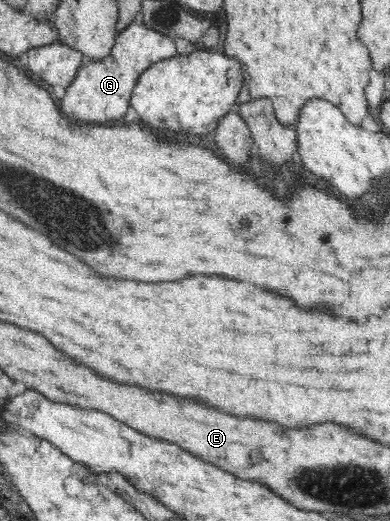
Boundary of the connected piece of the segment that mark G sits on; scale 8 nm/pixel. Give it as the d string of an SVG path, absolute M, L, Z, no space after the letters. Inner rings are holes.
M138 18L117 34L114 47L108 57L101 62L85 60L59 103L60 111L72 122L93 125L124 123L128 107L131 106L131 93L138 78L151 65L169 60L176 55L176 44L172 38L146 28L141 18Z

